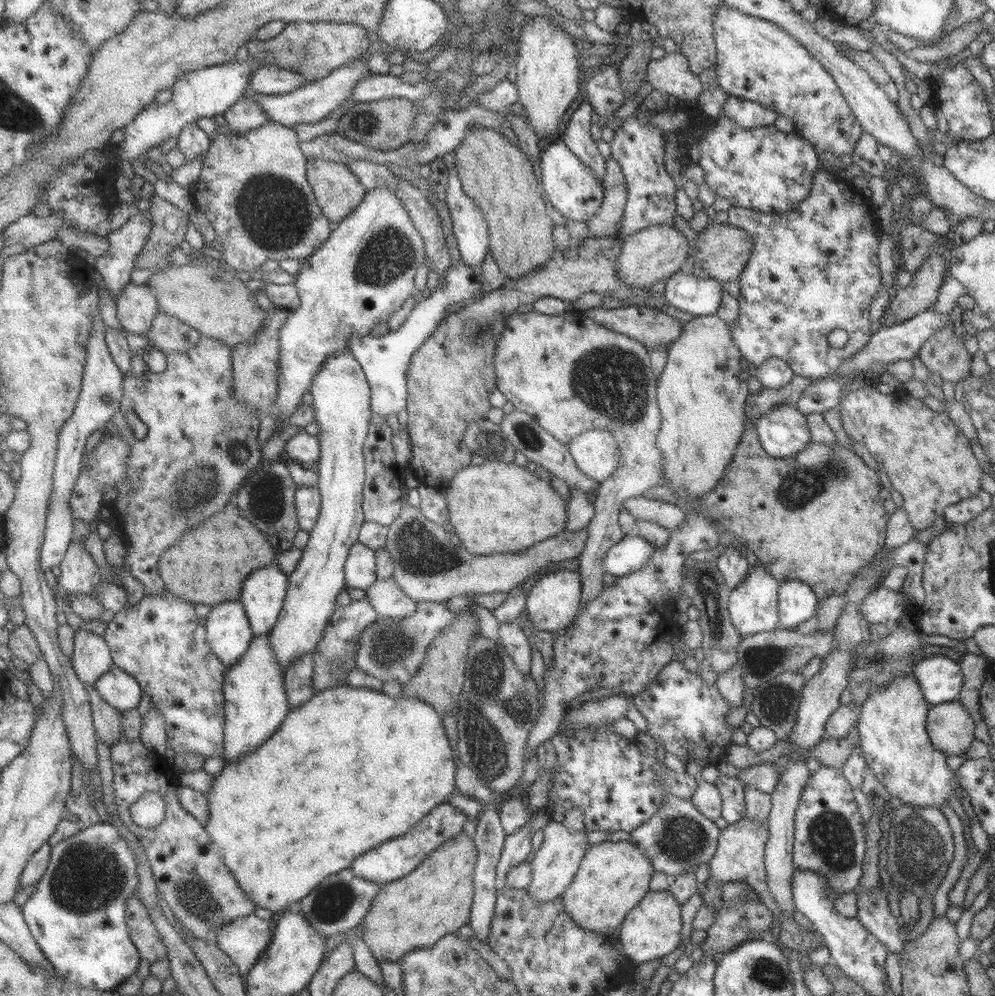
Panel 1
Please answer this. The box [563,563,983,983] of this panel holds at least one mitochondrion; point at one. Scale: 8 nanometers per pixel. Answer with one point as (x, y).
(919, 850)

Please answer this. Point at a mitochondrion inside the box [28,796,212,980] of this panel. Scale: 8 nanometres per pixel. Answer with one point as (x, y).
(85, 881)

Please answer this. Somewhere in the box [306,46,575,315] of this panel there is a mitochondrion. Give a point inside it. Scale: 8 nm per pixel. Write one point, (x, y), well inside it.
(389, 252)

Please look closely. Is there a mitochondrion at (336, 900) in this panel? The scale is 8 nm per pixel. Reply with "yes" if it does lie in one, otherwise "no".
yes

